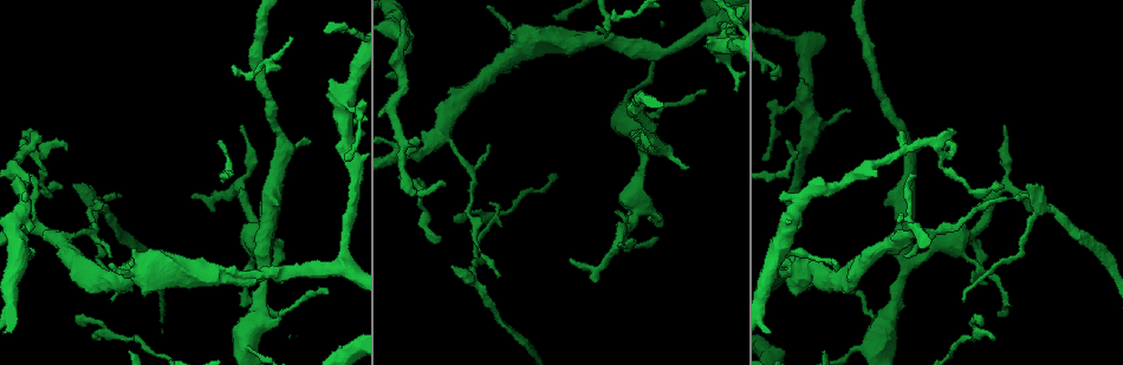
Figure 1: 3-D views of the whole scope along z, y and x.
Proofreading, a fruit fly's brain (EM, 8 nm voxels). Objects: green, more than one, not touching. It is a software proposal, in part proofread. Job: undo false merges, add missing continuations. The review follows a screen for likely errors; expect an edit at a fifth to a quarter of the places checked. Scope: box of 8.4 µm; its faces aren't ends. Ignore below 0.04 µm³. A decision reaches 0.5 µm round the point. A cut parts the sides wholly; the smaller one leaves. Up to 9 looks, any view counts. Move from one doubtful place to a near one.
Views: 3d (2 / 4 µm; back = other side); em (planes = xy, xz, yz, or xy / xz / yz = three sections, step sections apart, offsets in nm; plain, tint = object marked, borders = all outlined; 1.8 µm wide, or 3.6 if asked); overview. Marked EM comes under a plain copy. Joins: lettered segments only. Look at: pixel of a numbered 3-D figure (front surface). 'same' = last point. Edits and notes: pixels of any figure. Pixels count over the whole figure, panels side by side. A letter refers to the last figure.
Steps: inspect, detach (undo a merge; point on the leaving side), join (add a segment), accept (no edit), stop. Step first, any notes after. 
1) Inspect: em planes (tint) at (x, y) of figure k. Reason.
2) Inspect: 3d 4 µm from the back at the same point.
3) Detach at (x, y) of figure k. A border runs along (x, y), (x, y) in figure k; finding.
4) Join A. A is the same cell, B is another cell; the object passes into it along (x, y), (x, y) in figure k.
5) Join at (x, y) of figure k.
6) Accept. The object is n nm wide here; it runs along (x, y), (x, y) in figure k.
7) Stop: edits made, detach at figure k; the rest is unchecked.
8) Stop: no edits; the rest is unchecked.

Inspect: em 3.6 µm planes (borders) at (931, 142) of figure 1. Abrupt turn.

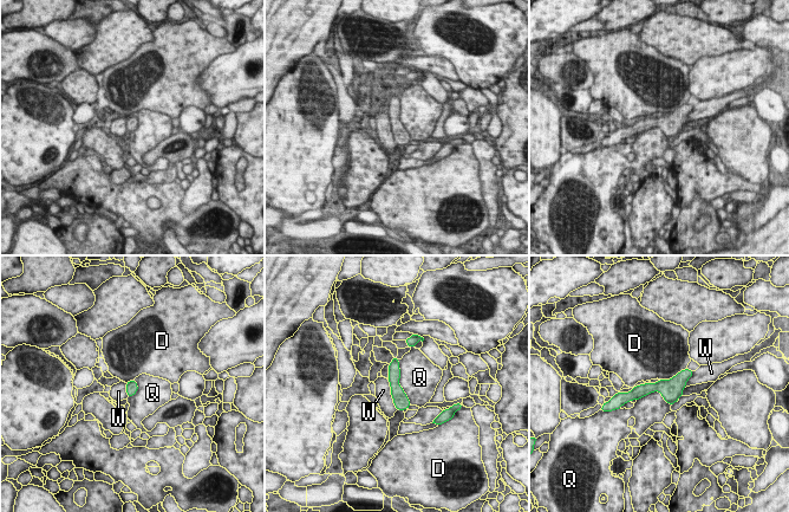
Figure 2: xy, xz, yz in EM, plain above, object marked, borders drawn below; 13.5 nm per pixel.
Accept. The longest contact is with Q, 650 nm; D, Q and W are other cells; continuous, no second cell.

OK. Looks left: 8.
Inspect: 3d 2 µm from the back at (489, 204) of figure 1.

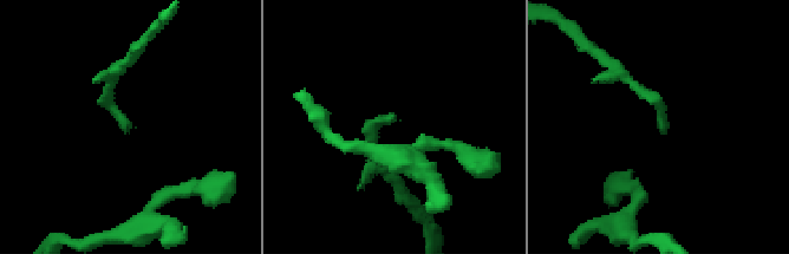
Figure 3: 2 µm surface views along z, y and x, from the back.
Inspect: em planes (tint) at (127, 127) of figure 3.

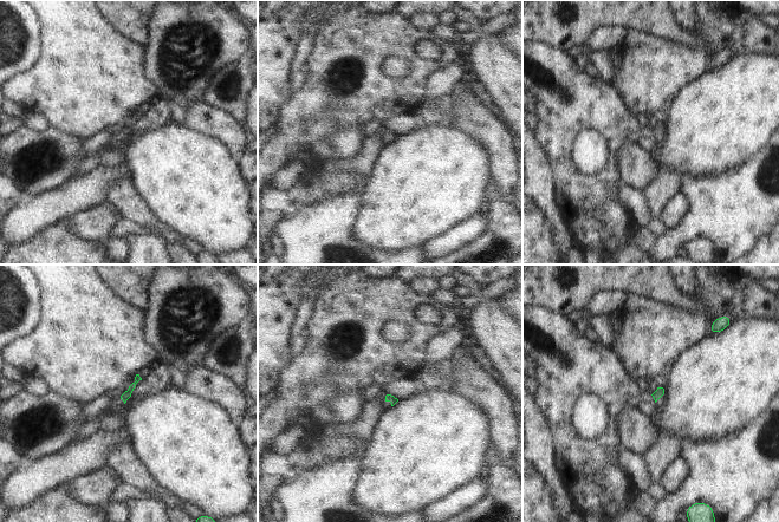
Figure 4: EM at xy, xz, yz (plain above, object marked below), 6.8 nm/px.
Inspect: em planes (borders) at the same point.

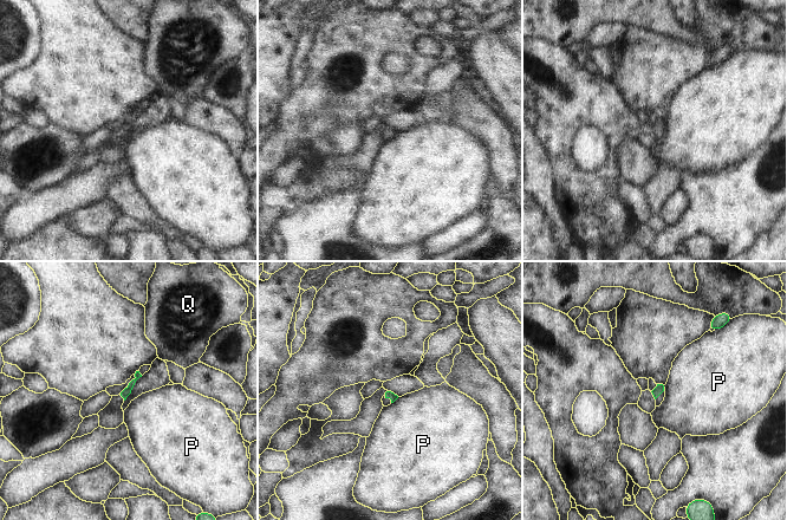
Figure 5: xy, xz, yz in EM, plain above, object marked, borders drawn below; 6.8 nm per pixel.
Accept. P and Q are other cells; a border runs along (398, 397), (391, 403) in figure 5; none of them fits.

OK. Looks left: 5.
Inspect: em 3.6 µm planes (borders) at (195, 276) of figure 1. Sudden change in width.

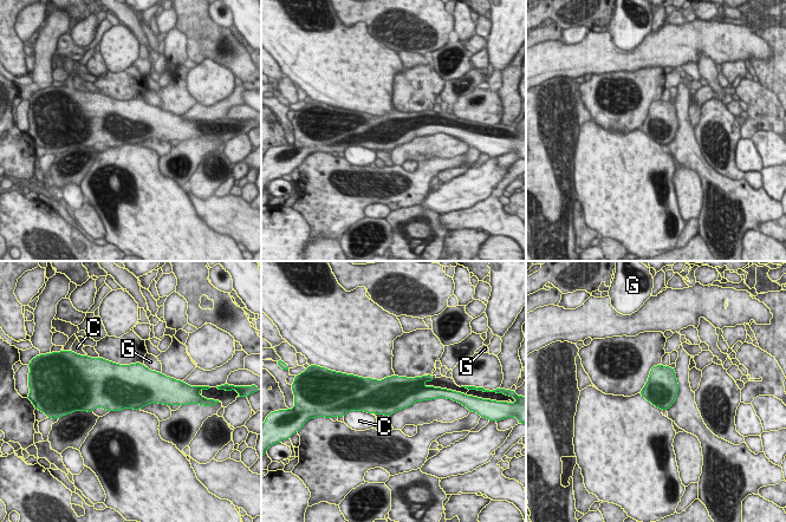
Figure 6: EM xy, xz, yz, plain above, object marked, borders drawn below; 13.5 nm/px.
Accept. The object is 440 nm wide here; C and G are other cells; a border runs along (357, 410), (370, 413) in figure 6; continuous, no second cell.

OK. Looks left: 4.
Inspect: 3d 4 µm at (310, 140) of figure 1. Free end.

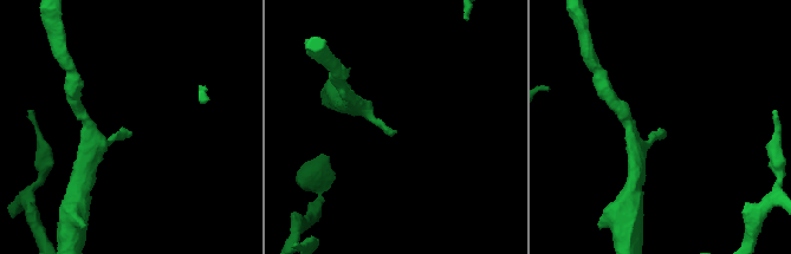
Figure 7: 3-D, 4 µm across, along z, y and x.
Inspect: em planes (borders) at (396, 131) of figure 7.

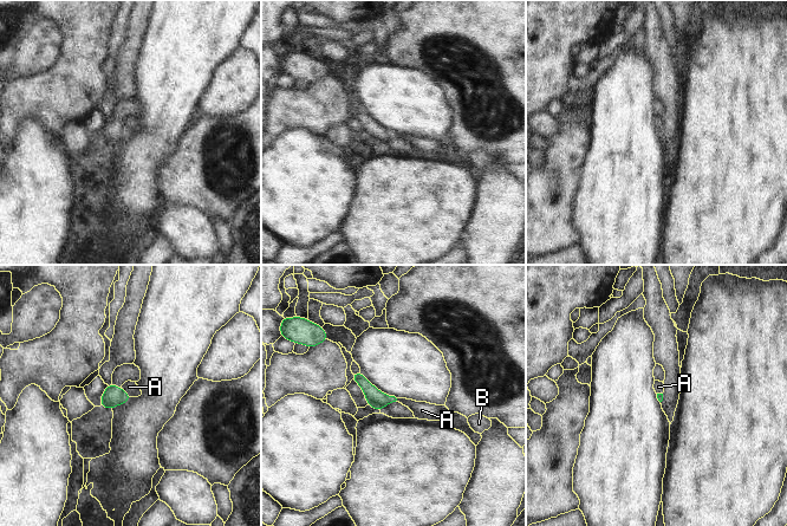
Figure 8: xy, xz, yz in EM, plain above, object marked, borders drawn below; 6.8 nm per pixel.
Join B. B is the same cell, A is another cell; the object passes into it along (112, 395), (117, 387), (125, 372) in figure 8; the cell continues.

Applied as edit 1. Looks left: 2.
Stop: edits made, join at figure 8; the rest is unchecked.

